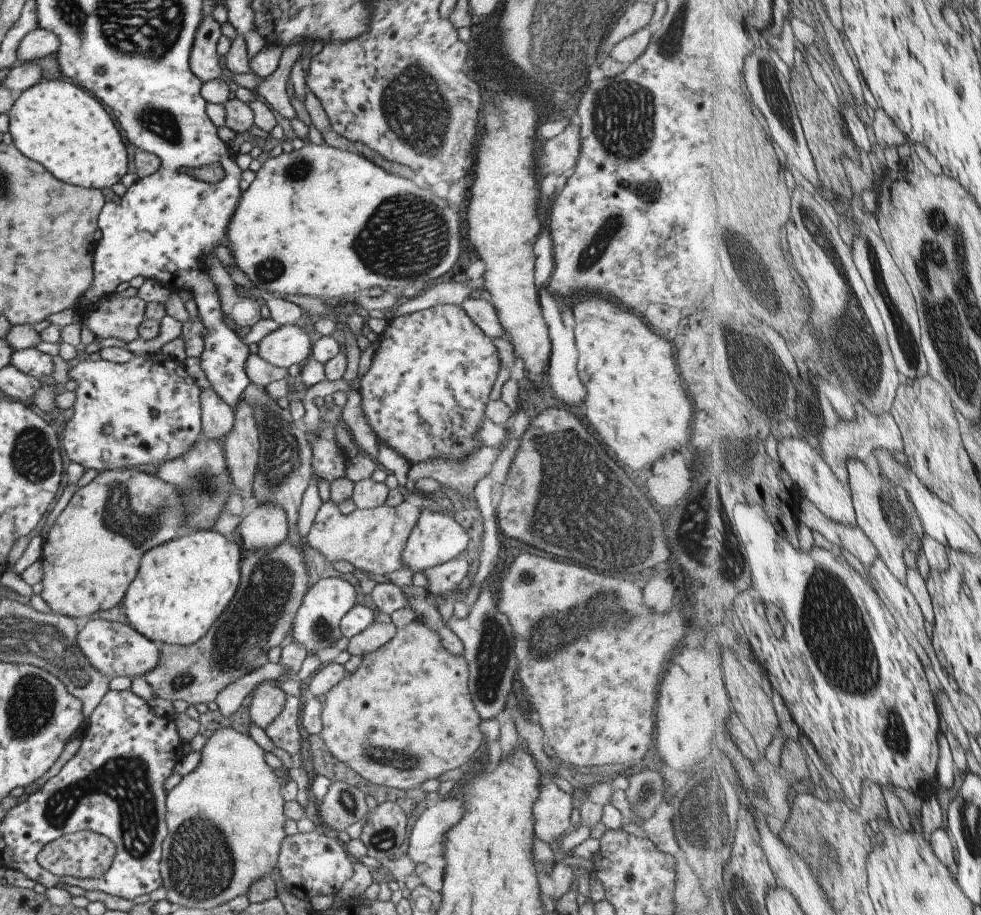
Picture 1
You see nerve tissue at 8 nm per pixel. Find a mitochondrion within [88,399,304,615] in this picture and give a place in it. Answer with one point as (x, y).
(119, 517)

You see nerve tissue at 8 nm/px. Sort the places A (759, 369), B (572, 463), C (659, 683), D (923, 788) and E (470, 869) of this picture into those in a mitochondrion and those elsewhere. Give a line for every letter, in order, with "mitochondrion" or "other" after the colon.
A: mitochondrion
B: mitochondrion
C: other
D: other
E: other

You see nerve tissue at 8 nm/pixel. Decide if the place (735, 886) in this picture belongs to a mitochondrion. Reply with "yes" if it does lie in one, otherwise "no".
no

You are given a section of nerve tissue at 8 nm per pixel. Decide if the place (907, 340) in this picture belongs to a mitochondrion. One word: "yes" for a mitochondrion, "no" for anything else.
yes

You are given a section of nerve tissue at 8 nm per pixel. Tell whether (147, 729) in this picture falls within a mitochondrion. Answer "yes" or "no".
no

